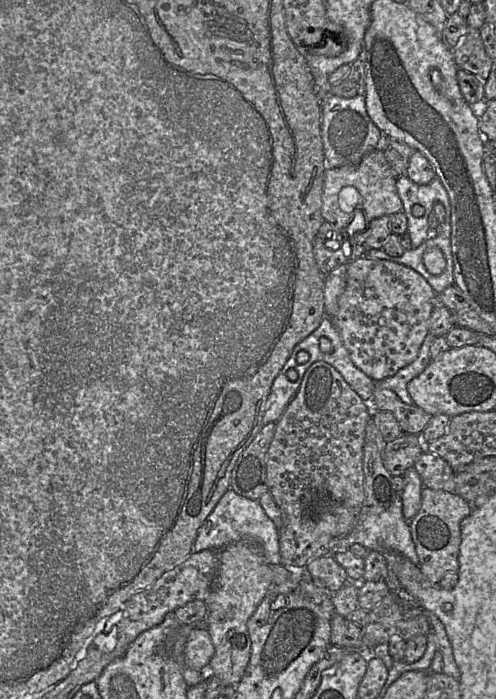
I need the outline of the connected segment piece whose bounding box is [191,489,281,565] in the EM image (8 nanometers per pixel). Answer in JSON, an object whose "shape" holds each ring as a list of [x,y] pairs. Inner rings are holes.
{"shape":[[[229,489],[199,529],[191,552],[220,551],[225,546],[240,540],[255,541],[262,548],[263,555],[270,565],[281,564],[279,533],[273,521],[266,515],[258,500],[245,498]]]}

